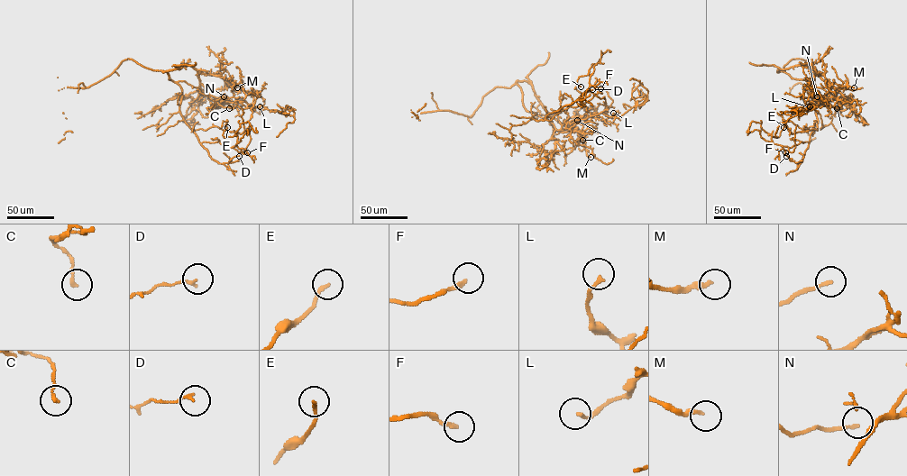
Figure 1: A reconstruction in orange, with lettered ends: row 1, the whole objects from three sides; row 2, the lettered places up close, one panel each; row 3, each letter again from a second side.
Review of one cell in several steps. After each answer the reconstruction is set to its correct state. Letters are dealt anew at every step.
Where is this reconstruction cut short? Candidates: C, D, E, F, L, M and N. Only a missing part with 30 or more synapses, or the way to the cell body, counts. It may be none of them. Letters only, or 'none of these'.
none of these

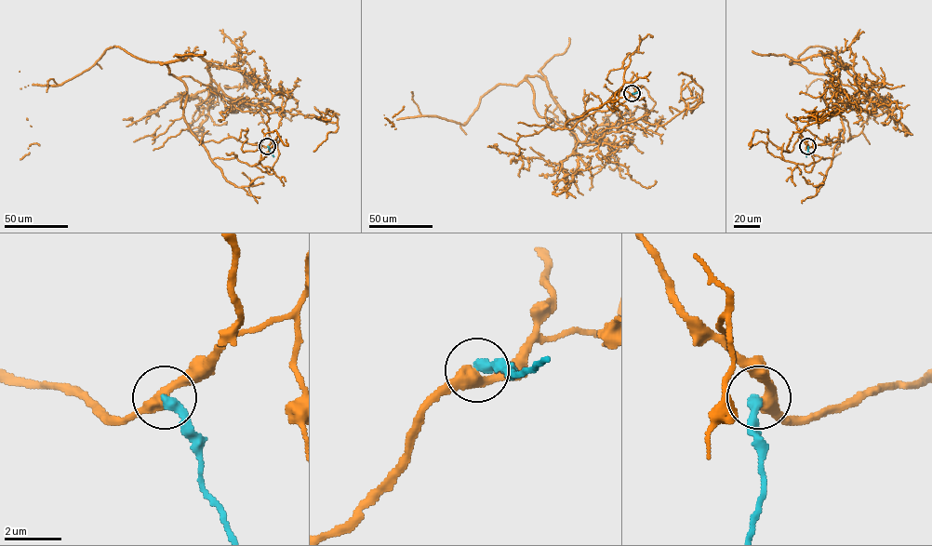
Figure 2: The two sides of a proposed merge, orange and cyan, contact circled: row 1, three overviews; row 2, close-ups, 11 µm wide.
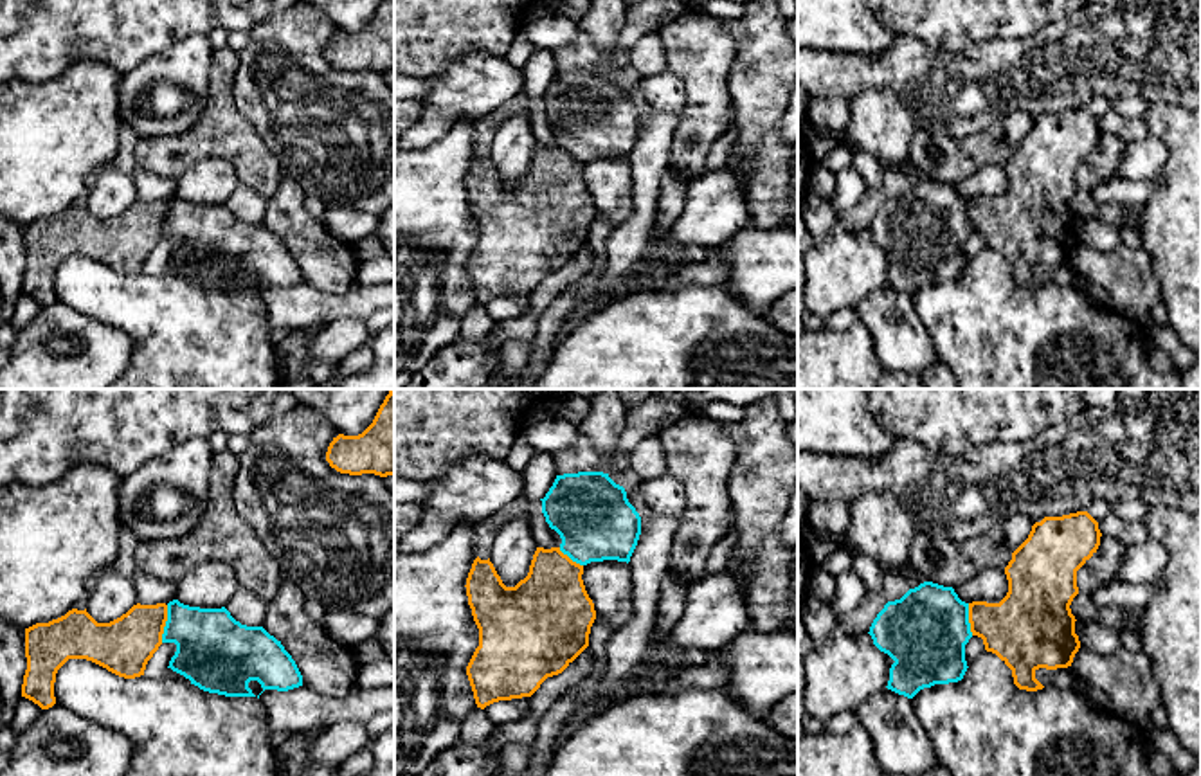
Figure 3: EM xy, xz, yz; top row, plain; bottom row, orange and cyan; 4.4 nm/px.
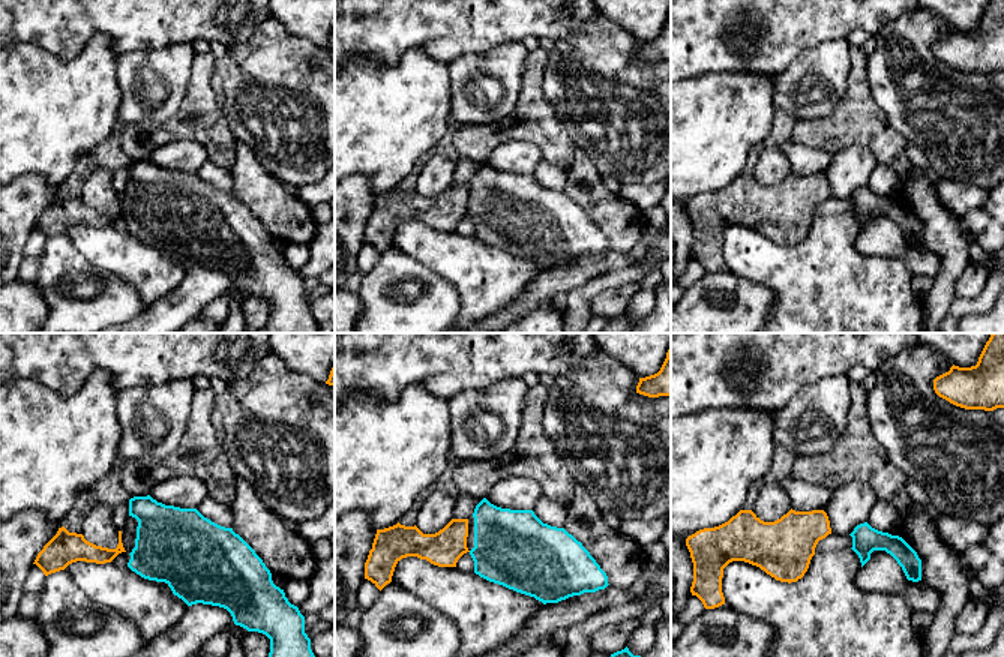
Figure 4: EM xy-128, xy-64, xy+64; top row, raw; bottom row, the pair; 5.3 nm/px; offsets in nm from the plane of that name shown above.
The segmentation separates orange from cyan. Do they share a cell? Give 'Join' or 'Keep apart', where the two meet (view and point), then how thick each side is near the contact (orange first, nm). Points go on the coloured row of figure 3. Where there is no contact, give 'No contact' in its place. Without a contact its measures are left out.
Keep apart. Touches orange at xy (164, 623). Thickness 260 nm (orange) against 340 nm

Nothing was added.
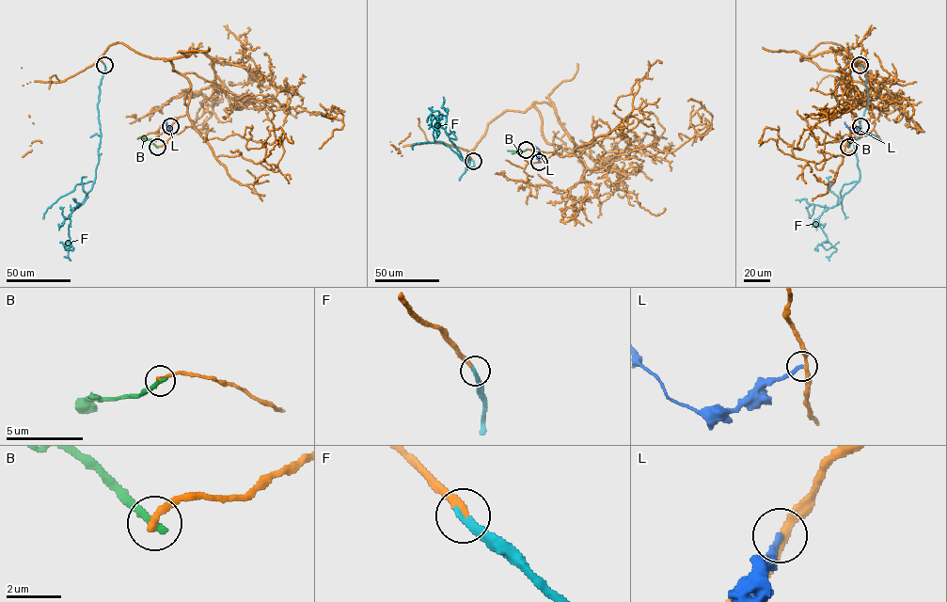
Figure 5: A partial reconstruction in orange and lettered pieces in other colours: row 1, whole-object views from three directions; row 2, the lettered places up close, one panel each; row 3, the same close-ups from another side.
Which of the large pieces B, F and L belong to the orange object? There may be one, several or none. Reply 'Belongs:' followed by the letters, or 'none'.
Belongs: F

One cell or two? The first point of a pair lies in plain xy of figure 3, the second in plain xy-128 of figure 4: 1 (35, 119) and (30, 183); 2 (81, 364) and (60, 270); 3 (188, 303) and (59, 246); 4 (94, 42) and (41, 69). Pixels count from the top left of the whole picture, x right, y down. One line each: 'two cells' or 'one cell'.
1: two cells
2: one cell
3: two cells
4: two cells

